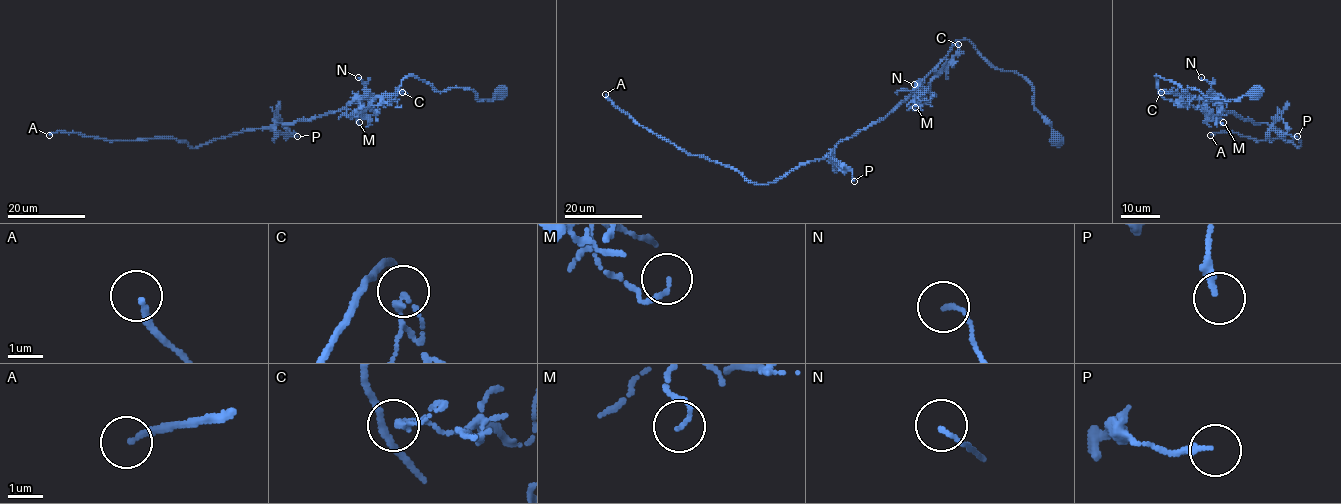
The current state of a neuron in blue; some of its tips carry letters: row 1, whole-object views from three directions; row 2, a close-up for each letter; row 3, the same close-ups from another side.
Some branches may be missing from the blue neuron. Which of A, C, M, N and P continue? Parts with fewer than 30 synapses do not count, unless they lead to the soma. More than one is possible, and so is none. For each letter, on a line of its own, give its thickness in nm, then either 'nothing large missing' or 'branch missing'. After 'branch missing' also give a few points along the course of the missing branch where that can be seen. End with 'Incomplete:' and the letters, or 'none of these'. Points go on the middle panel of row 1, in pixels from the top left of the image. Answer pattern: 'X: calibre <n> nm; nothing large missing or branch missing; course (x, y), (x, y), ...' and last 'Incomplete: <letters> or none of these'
A: calibre 170 nm; branch missing
C: calibre 110 nm; nothing large missing
M: calibre 110 nm; nothing large missing
N: calibre 110 nm; nothing large missing
P: calibre 160 nm; nothing large missing
Incomplete: A

